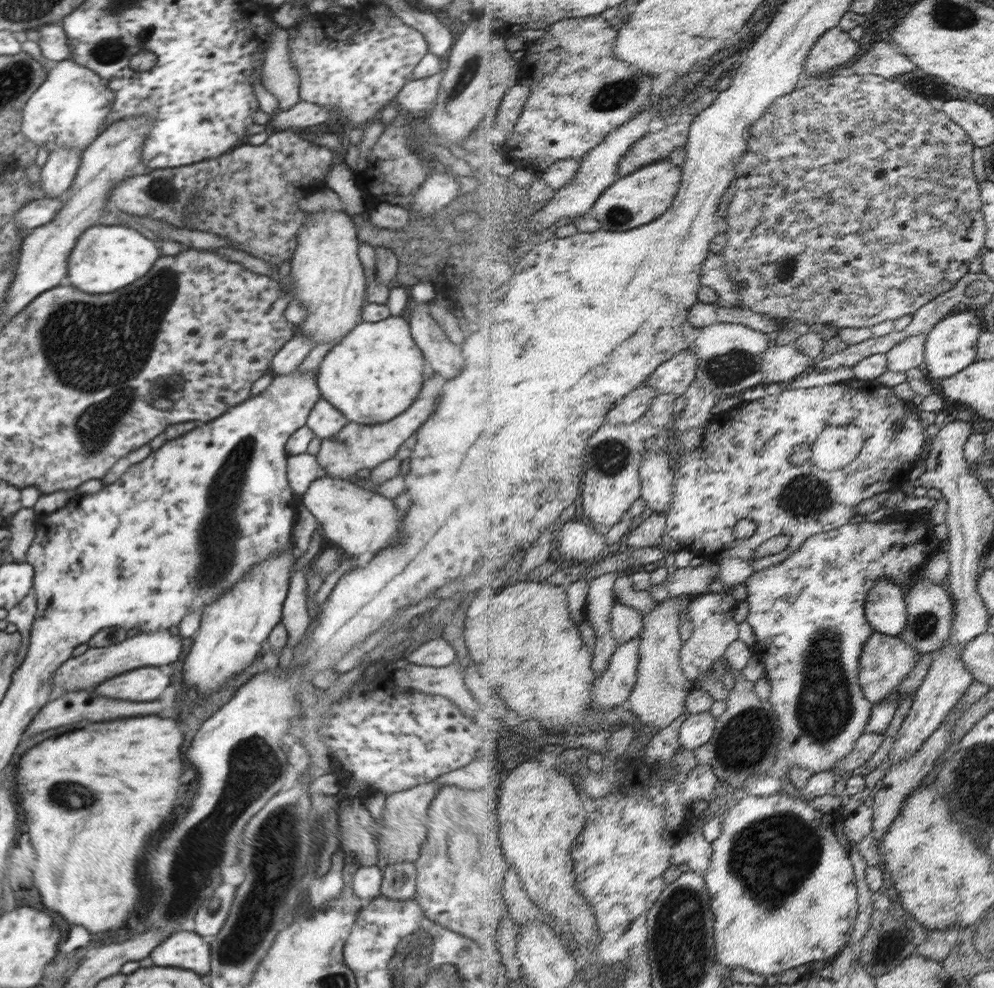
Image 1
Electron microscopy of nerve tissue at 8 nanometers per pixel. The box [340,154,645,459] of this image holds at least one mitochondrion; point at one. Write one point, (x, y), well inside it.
(618, 215)

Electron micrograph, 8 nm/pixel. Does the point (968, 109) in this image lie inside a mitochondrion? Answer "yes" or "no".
no

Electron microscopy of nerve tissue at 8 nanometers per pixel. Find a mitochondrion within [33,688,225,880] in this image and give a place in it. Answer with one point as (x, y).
(71, 797)

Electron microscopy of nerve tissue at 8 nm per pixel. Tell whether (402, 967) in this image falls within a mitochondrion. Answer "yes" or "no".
yes

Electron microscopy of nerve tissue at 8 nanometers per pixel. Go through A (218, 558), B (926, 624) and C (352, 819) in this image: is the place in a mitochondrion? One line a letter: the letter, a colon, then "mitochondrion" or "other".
A: mitochondrion
B: mitochondrion
C: other

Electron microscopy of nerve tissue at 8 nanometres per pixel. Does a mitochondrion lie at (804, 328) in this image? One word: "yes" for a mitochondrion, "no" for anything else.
no

